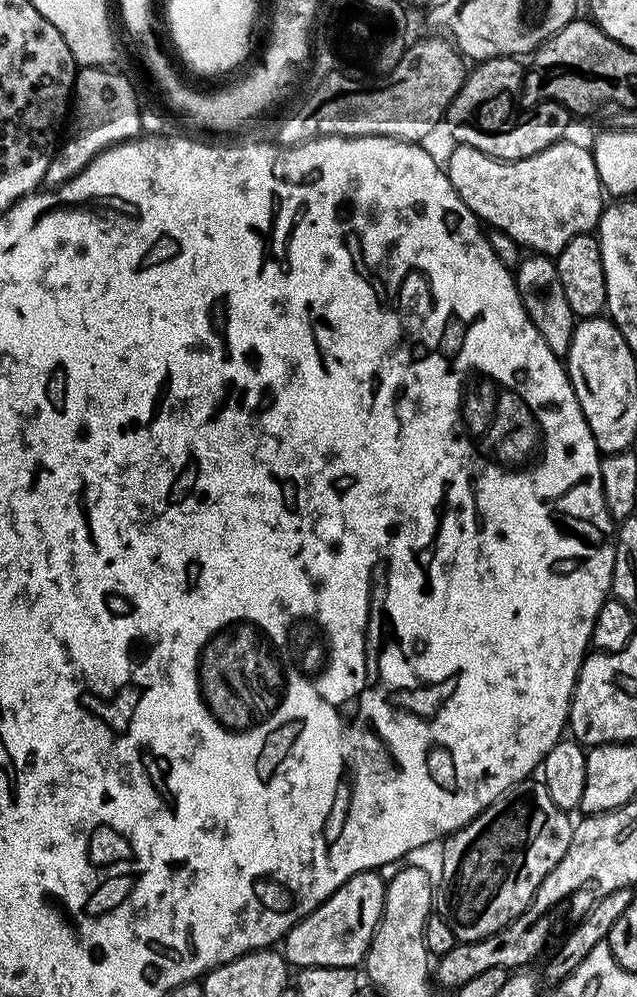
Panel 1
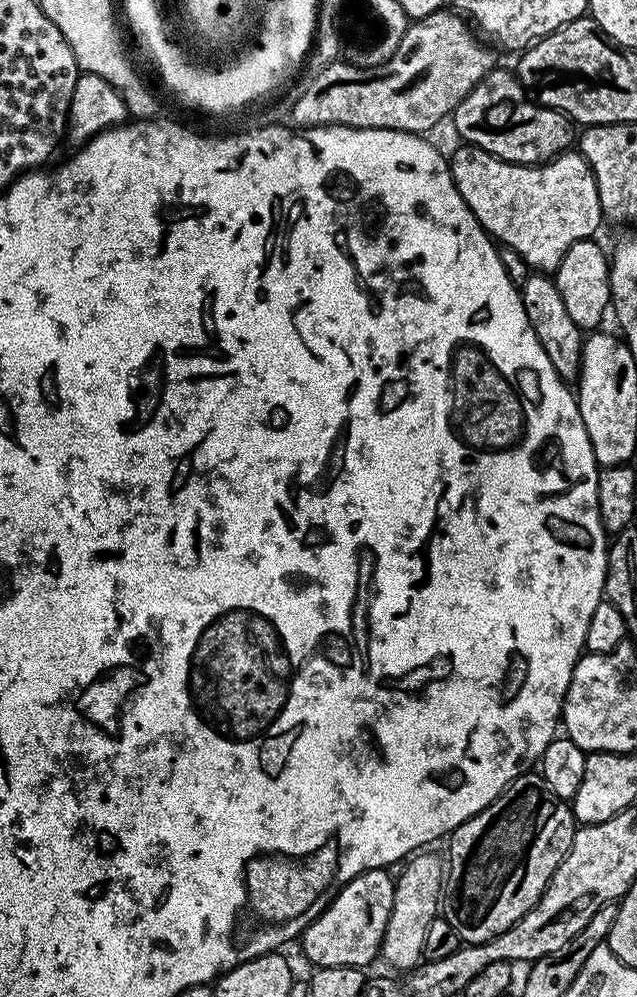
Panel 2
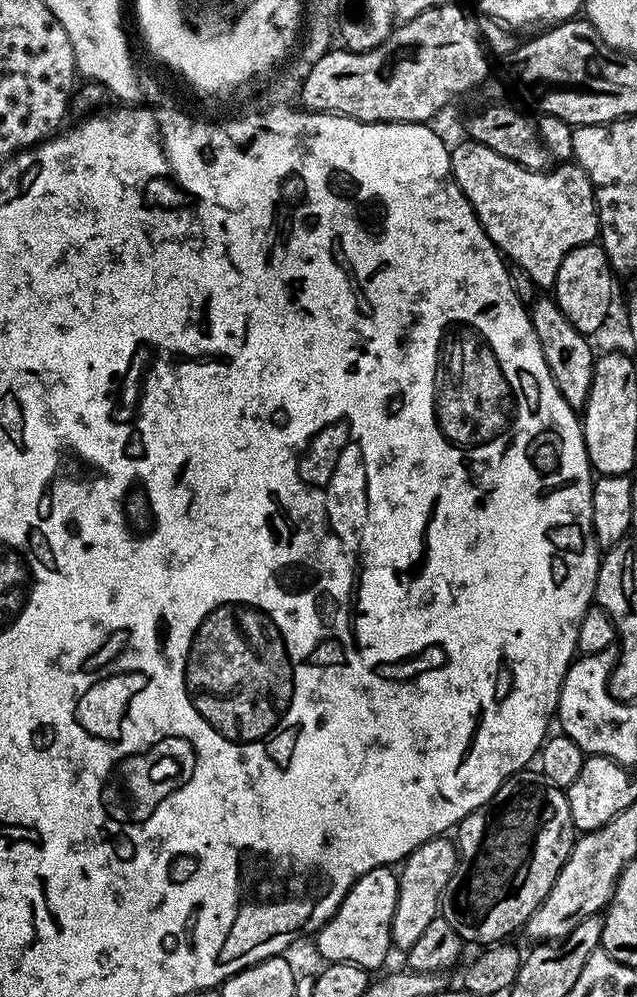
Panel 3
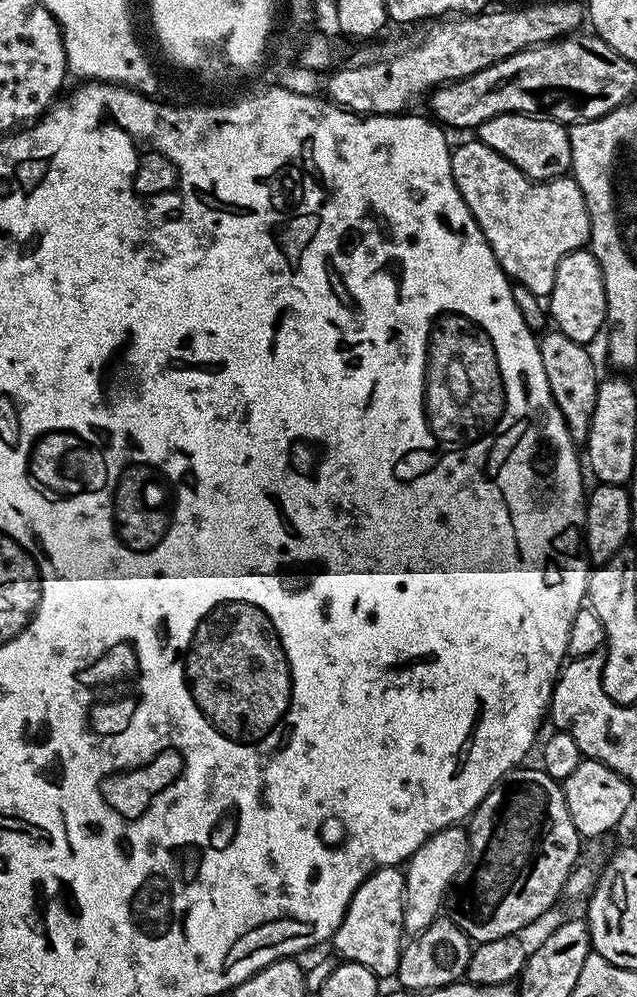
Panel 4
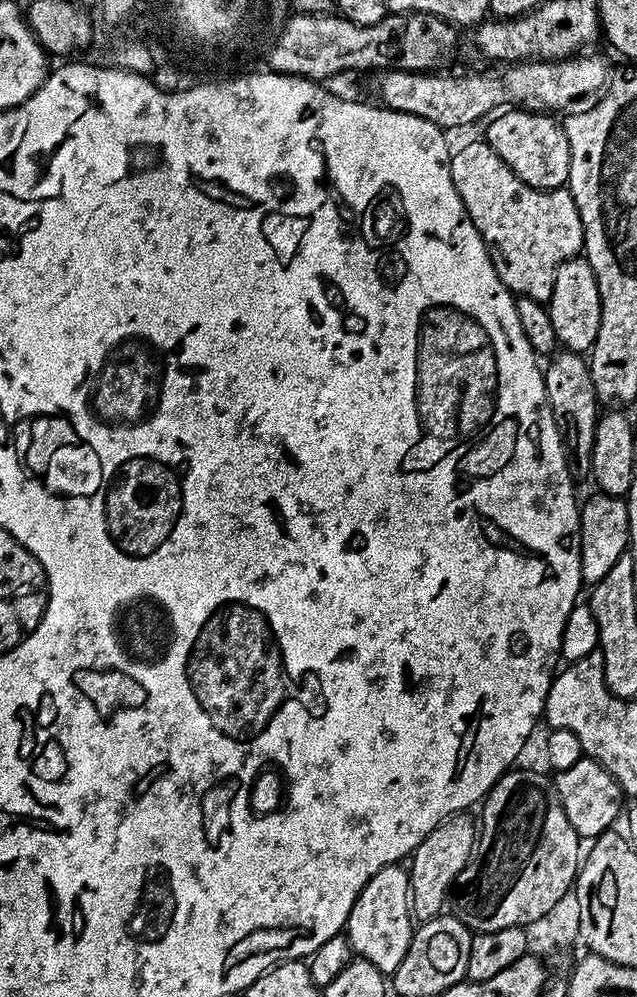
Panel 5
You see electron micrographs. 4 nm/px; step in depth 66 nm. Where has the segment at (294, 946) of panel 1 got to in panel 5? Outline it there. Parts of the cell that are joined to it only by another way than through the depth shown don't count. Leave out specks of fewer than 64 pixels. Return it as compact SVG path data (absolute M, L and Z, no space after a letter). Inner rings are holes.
M389 866L382 869L358 894L348 915L346 935L353 953L359 959L378 966L385 974L393 974L402 965L412 942L414 917L410 903L410 876L403 867Z

